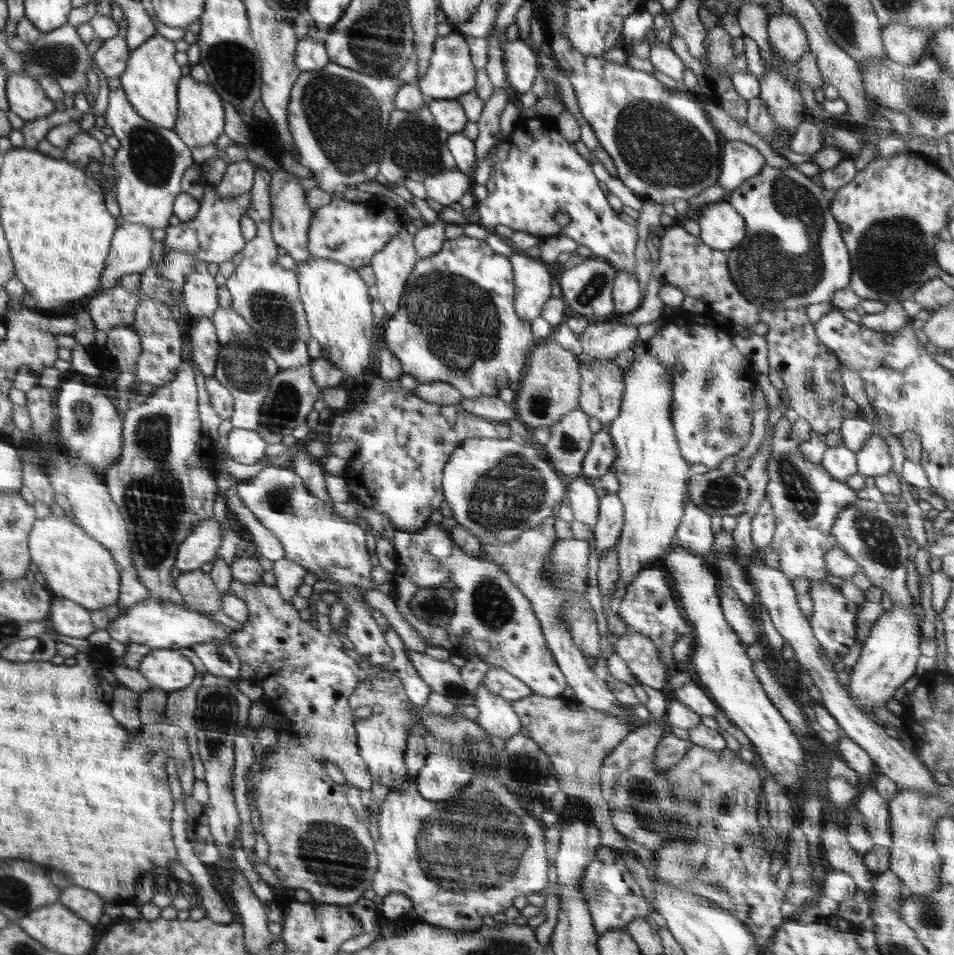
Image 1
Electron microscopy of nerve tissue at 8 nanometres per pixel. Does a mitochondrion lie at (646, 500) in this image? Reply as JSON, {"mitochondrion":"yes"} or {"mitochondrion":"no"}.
{"mitochondrion":"yes"}

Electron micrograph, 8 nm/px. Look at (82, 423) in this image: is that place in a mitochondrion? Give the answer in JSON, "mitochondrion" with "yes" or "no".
{"mitochondrion":"yes"}

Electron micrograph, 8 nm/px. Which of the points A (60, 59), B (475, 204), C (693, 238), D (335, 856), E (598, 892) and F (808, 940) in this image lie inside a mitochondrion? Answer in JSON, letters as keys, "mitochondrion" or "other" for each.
{"A":"mitochondrion","B":"other","C":"other","D":"mitochondrion","E":"mitochondrion","F":"other"}

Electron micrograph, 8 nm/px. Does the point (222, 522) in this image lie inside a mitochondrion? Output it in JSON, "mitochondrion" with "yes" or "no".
{"mitochondrion":"no"}

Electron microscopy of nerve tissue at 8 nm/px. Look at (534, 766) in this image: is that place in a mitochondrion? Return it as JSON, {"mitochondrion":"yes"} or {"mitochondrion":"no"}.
{"mitochondrion":"yes"}

